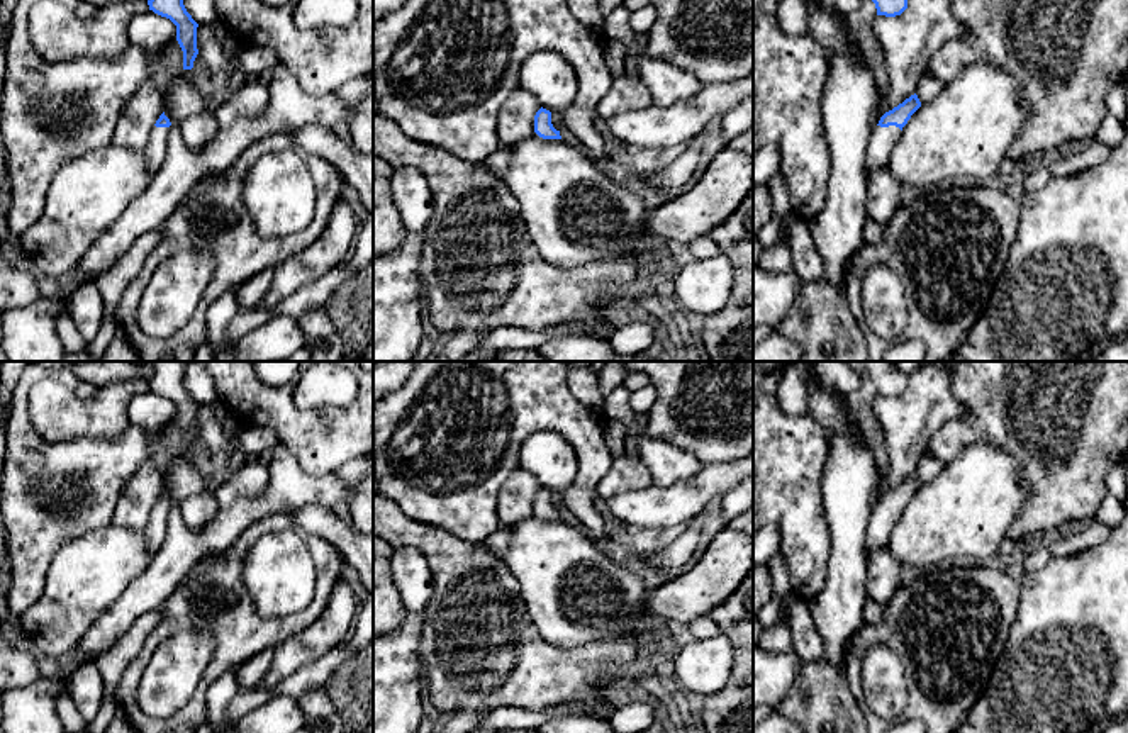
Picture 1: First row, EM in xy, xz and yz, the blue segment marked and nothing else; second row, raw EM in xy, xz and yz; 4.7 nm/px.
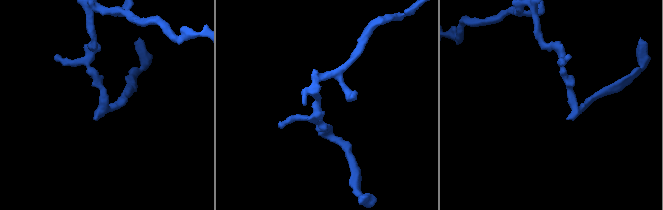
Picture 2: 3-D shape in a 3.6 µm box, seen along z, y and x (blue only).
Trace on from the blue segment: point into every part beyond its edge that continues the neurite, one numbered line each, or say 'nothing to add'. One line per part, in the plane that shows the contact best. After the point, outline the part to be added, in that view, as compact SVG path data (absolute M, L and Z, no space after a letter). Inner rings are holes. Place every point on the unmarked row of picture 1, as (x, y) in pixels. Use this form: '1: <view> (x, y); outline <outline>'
1: yz (882, 520); outline M875 506L867 529L867 553L870 558L889 543L889 533L899 518L901 509L896 506Z

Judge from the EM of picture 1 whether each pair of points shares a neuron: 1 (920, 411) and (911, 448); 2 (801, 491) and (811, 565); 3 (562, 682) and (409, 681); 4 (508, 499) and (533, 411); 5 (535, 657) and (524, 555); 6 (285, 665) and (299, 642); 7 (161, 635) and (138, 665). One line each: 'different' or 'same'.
1: same
2: same
3: different
4: different
5: different
6: same
7: same

